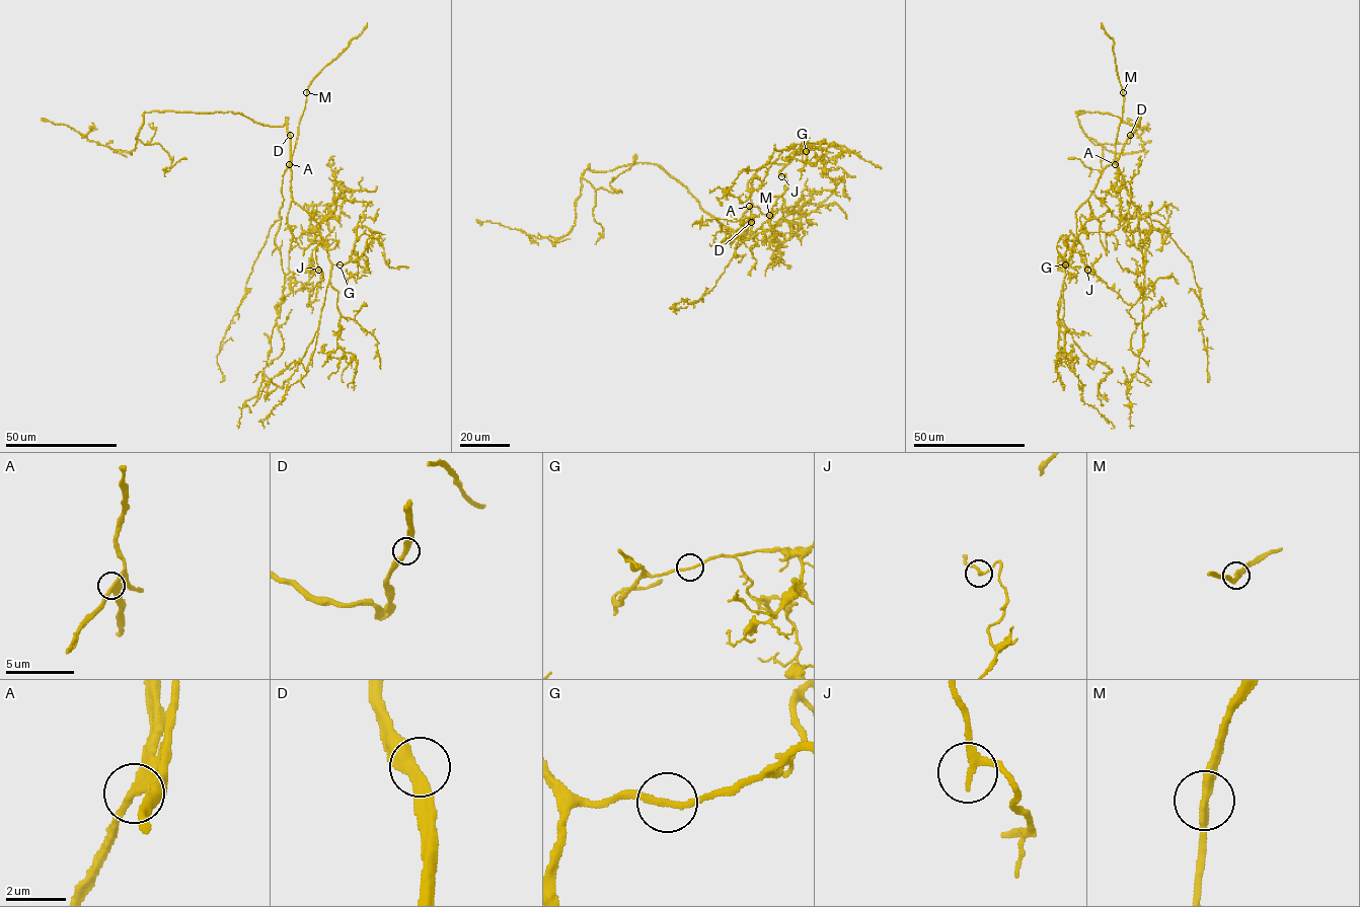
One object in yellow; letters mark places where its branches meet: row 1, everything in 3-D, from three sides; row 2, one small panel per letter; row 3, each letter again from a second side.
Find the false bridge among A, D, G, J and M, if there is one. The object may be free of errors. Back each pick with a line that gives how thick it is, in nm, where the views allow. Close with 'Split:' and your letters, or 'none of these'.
Split: none of these

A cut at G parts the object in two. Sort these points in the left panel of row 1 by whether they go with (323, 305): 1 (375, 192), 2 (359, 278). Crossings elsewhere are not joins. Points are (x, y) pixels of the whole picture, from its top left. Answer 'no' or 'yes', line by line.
1: yes
2: no

